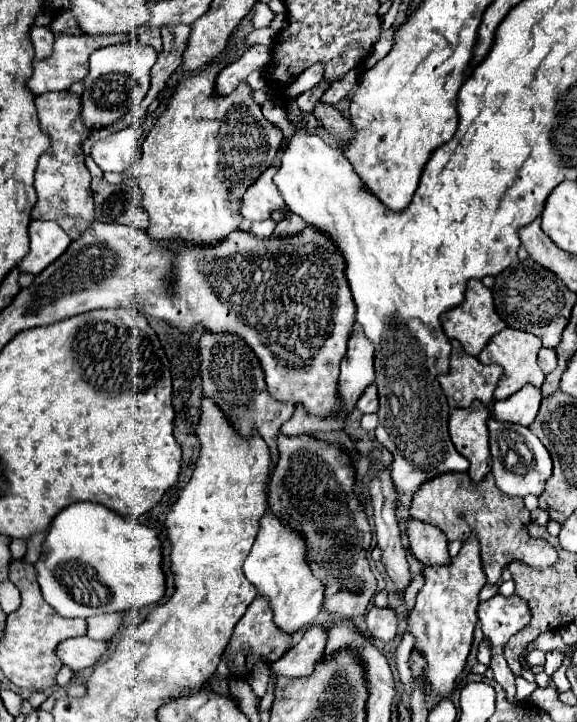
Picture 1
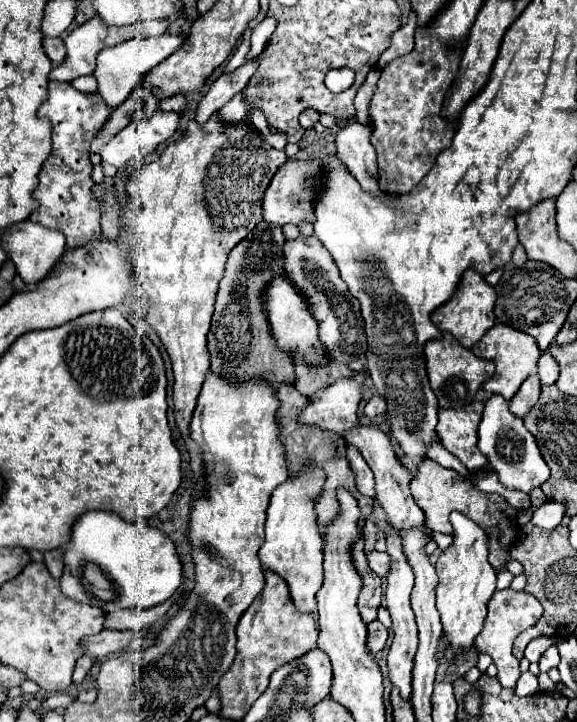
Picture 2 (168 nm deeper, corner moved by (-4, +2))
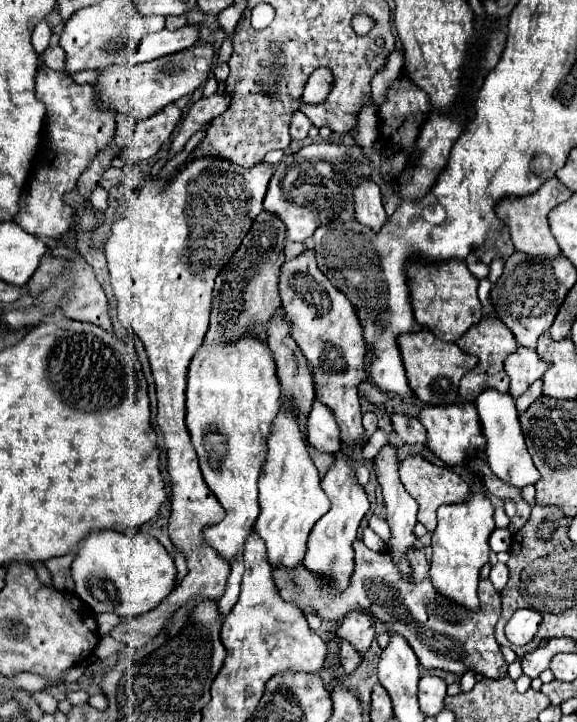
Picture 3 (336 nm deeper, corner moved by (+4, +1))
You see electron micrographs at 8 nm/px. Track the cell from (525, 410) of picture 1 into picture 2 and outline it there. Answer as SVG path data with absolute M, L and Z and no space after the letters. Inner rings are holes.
M529 376L529 378L521 384L519 392L509 400L509 410L511 410L515 416L523 418L523 416L537 404L539 396L541 396L539 376Z

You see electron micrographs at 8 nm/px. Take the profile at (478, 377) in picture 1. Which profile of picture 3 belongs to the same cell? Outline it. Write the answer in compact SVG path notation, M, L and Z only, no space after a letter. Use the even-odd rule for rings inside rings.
M427 327L417 333L403 333L399 337L399 349L403 357L403 367L407 369L407 383L413 393L427 405L451 405L459 403L459 381L465 373L475 369L477 357L463 353L455 343L439 341Z

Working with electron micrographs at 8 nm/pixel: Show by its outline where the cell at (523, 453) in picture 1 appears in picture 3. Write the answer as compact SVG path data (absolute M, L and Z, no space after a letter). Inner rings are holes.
M487 389L477 397L475 405L479 409L483 437L487 441L487 447L485 447L487 463L493 469L493 473L501 481L505 481L507 485L513 485L517 489L523 489L525 485L535 483L539 479L539 471L535 469L531 455L527 451L527 445L525 445L525 439L523 439L523 433L519 427L519 419L517 419L515 399L511 397L511 393L499 393L495 389Z

